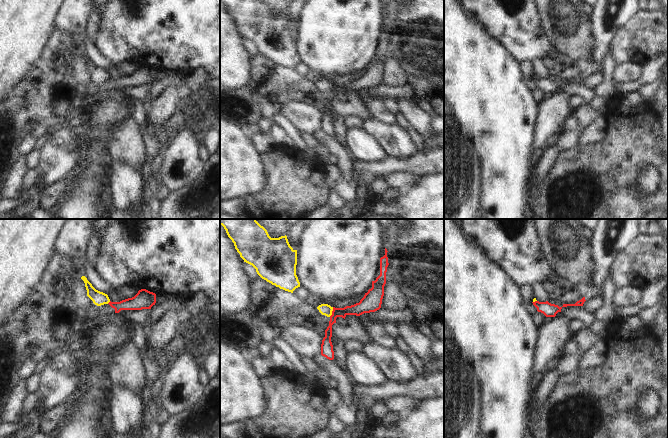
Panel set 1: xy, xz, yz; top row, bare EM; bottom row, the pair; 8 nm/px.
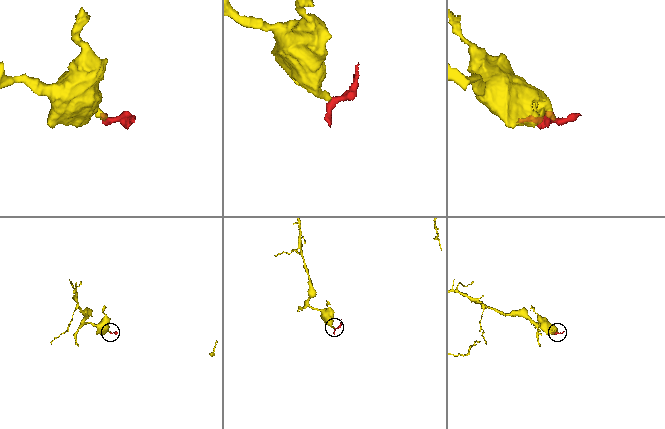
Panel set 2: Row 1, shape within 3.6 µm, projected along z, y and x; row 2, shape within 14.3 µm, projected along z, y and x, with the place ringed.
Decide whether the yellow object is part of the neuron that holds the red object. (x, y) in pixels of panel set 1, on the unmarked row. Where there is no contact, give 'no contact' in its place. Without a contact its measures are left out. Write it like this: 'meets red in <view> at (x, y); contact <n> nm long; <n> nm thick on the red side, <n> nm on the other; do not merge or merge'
meets red in xz at (332, 88); contact 90 nm long; 100 nm thick on the red side, 90 nm on the other; do not merge

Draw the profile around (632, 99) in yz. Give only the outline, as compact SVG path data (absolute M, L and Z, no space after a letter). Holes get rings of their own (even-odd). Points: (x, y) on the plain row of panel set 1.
M638 91L624 93L623 99L625 103L630 107L634 107L645 103L651 103L651 97L645 99Z

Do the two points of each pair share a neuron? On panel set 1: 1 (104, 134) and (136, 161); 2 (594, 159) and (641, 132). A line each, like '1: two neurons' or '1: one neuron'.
1: two neurons
2: one neuron

